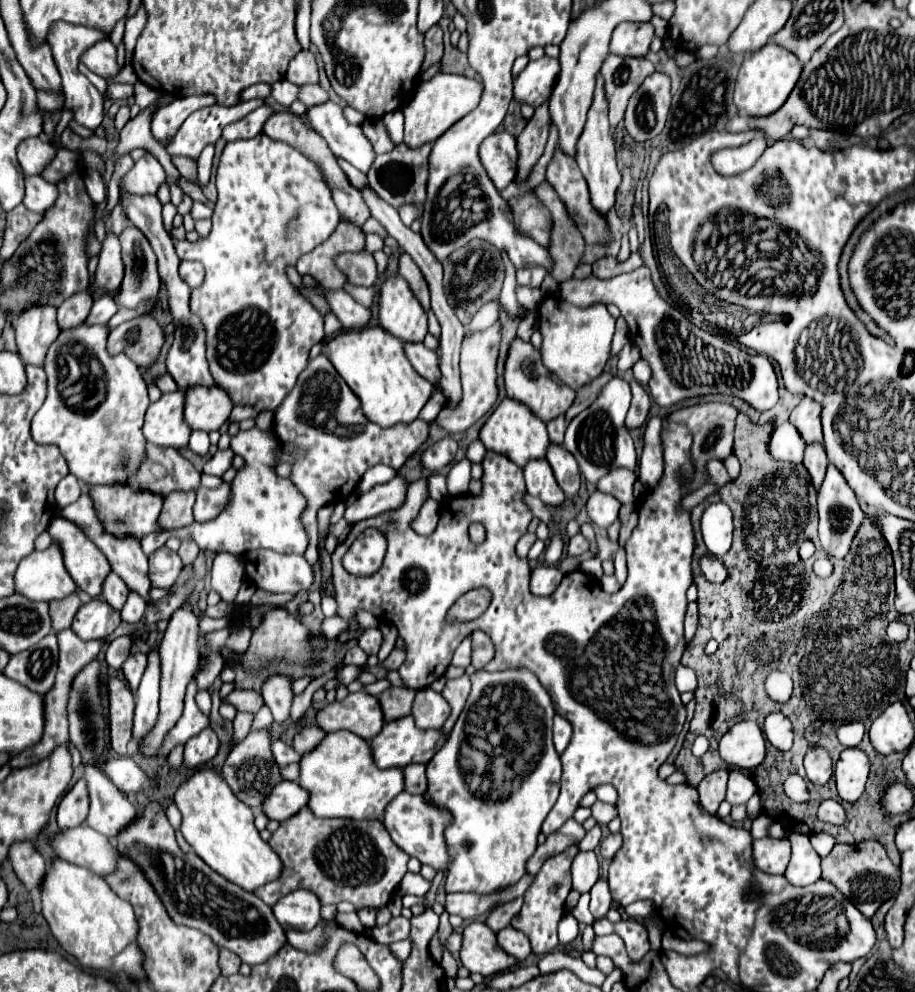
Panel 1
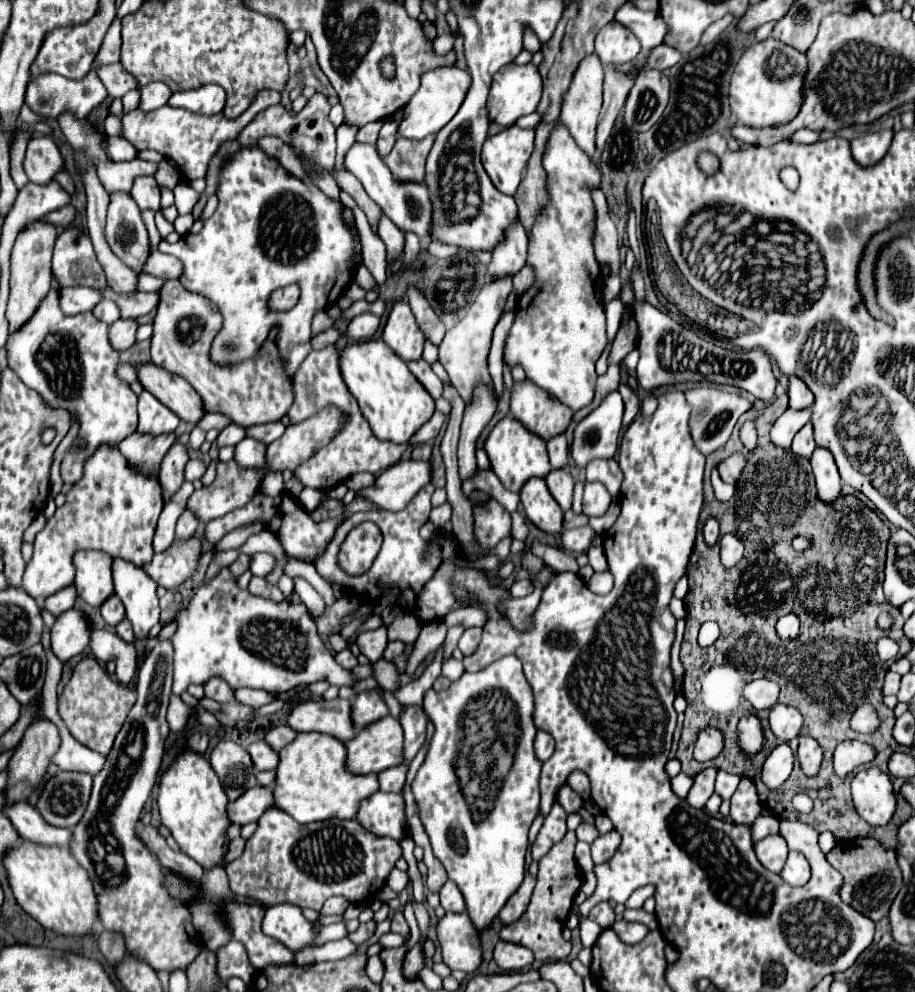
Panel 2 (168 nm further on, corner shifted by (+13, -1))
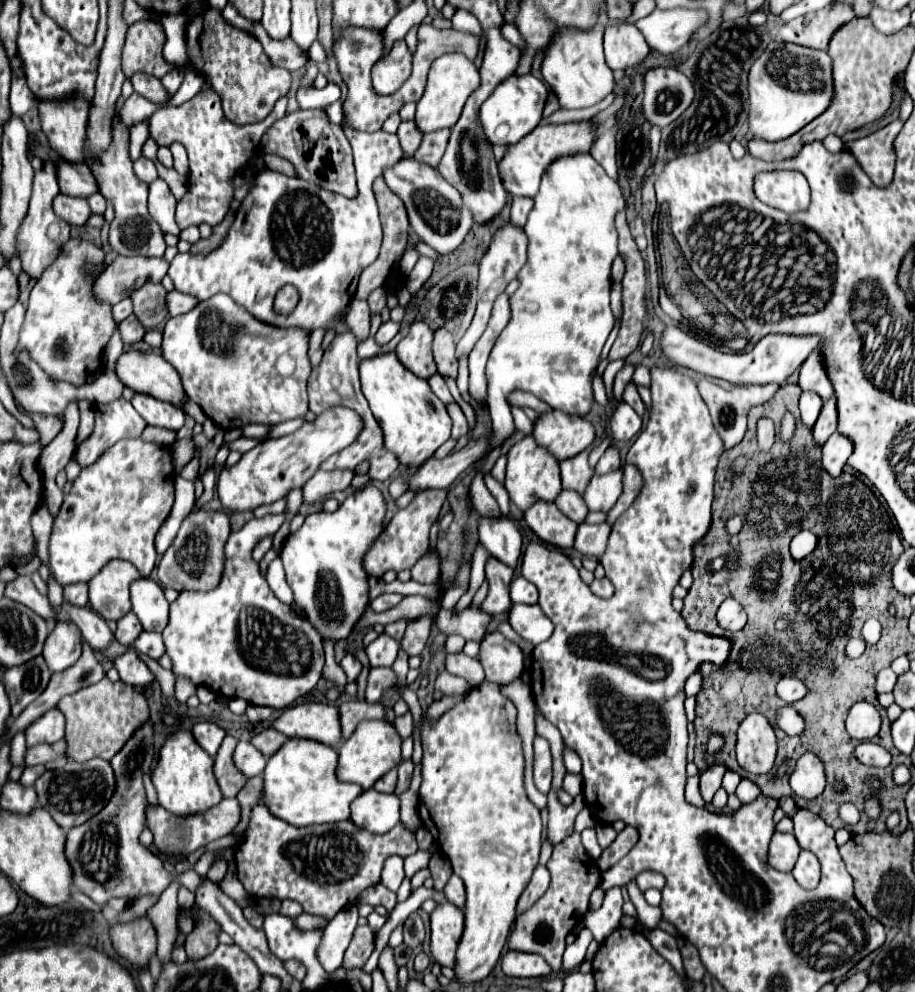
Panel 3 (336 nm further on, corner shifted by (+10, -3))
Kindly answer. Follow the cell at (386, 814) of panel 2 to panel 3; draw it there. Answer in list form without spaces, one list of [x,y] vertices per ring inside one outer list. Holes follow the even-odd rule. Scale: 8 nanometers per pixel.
[[[367,789],[351,803],[351,821],[365,831],[387,833],[399,823],[399,799]]]

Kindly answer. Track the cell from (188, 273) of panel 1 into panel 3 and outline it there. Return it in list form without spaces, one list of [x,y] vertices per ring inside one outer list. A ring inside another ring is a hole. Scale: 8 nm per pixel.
[[[119,255],[97,279],[95,283],[95,295],[99,301],[105,303],[119,303],[125,299],[135,283],[141,287],[145,281],[161,283],[161,279],[167,275],[169,263],[161,259],[151,257],[123,257]]]

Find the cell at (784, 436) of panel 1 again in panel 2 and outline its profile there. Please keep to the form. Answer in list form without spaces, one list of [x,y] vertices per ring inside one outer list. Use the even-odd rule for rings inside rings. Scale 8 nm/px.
[[[810,409],[804,411],[784,411],[778,421],[770,429],[770,441],[772,445],[778,445],[782,449],[788,449],[792,445],[794,435],[810,421]]]

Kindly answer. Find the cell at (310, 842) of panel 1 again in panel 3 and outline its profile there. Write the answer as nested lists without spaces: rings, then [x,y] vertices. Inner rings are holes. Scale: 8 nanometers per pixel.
[[[257,803],[251,807],[251,821],[245,831],[245,837],[237,849],[237,871],[239,879],[245,885],[245,891],[251,897],[265,897],[265,899],[291,899],[297,901],[305,913],[333,919],[343,907],[355,905],[357,897],[363,889],[377,885],[381,881],[381,869],[389,855],[413,855],[417,851],[415,833],[407,829],[401,821],[397,827],[387,831],[385,835],[375,835],[365,829],[359,829],[351,821],[339,823],[325,823],[325,825],[307,825],[307,827],[293,827],[273,815],[269,815],[267,807]]]

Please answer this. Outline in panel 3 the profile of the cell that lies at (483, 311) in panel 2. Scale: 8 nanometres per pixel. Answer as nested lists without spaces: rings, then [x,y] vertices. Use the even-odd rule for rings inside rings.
[[[513,223],[503,225],[495,235],[493,241],[487,249],[487,253],[483,255],[481,263],[479,263],[479,303],[477,303],[477,313],[473,317],[471,327],[467,329],[465,337],[457,343],[457,357],[461,357],[463,353],[469,353],[473,349],[473,343],[477,343],[477,339],[481,337],[481,333],[485,331],[489,317],[491,317],[491,309],[493,309],[493,301],[499,293],[505,291],[505,287],[509,285],[509,281],[513,281],[517,277],[517,273],[521,271],[521,267],[527,261],[527,235],[523,227],[513,227]]]

